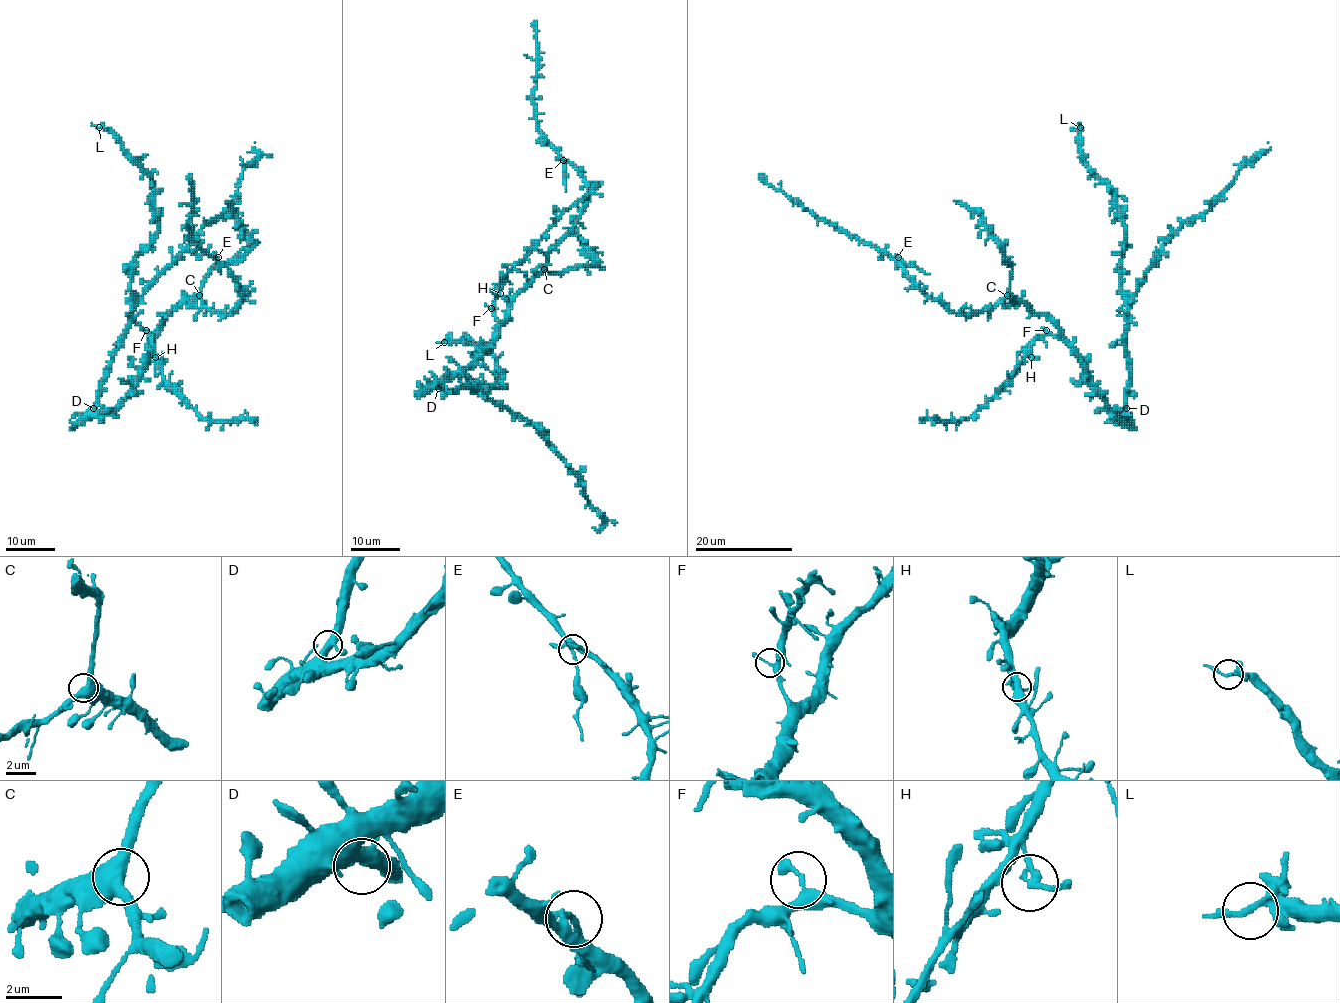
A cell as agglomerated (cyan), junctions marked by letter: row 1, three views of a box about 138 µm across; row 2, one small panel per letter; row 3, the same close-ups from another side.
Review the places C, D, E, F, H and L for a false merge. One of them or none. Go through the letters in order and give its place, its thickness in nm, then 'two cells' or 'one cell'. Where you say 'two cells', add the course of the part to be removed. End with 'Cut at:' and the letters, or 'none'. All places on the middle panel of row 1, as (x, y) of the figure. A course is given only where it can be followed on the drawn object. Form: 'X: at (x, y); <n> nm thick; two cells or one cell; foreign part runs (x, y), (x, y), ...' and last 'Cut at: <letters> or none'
C: at (544, 269); 460 nm thick; one cell
D: at (438, 388); 400 nm thick; one cell
E: at (563, 160); 180 nm thick; two cells; foreign part runs (562, 160), (566, 191)
F: at (491, 308); 220 nm thick; one cell
H: at (500, 293); 220 nm thick; one cell
L: at (444, 342); 160 nm thick; one cell
Cut at: E

